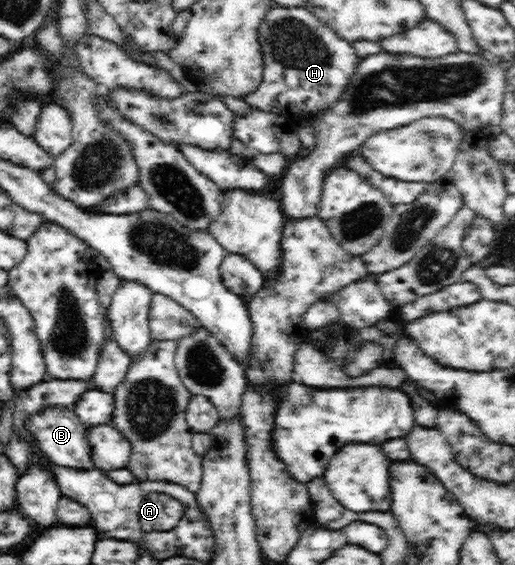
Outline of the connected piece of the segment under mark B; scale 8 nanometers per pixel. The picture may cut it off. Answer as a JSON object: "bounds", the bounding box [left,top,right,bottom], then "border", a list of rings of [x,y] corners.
{"bounds":[26,407,94,471],"border":[[[71,407],[39,411],[38,414],[29,417],[26,427],[31,431],[40,452],[50,463],[57,464],[58,467],[78,468],[81,471],[91,471],[94,468],[88,426],[74,414]]]}

